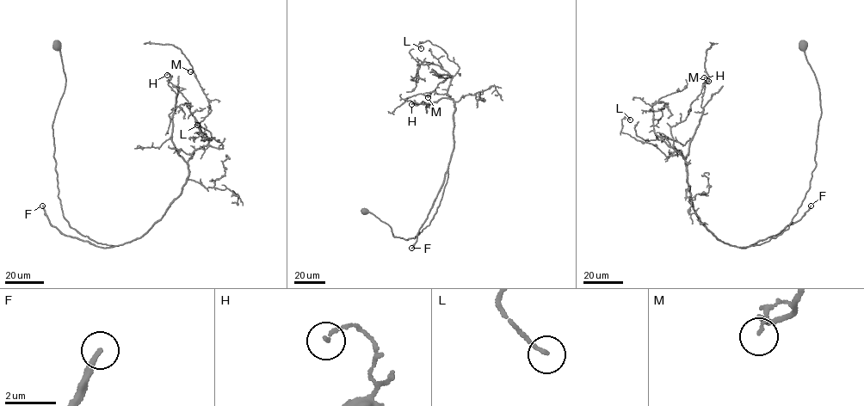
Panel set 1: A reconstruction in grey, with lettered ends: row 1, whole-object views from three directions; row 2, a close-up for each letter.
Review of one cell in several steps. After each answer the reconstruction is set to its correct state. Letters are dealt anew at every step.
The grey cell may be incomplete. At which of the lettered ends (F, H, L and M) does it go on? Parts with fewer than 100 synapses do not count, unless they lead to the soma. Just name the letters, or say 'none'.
F

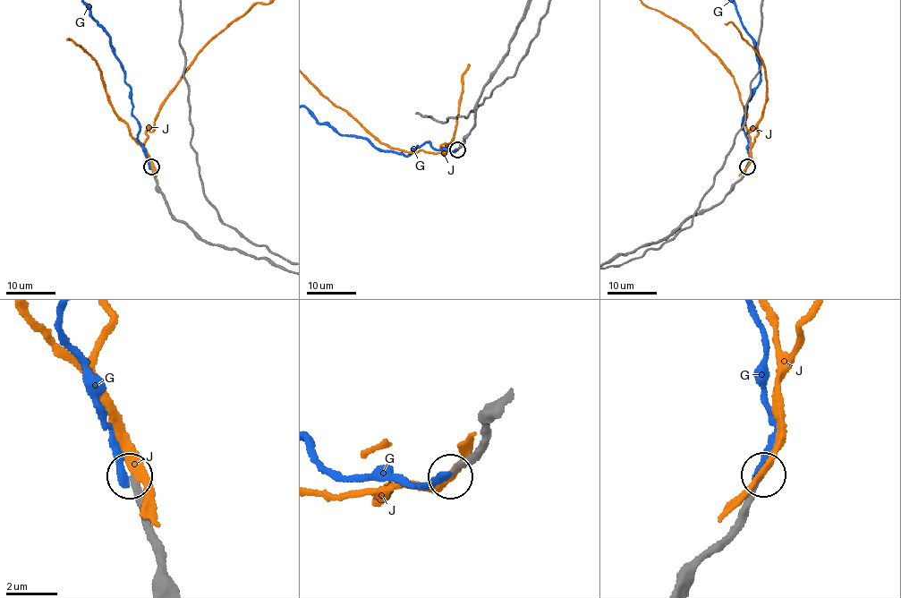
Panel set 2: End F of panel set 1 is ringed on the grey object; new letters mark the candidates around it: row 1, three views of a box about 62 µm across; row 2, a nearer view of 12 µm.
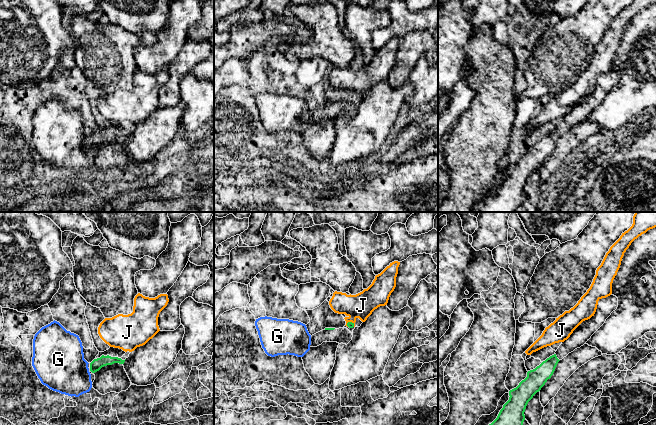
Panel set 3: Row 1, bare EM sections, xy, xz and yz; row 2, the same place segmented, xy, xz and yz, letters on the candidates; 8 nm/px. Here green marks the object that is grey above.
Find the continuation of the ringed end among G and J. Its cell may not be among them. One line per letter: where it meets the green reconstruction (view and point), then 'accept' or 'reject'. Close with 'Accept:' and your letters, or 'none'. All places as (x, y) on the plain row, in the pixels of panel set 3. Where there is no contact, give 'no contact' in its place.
G: no contact | reject
J: xz (351, 98) | reject
Accept: none

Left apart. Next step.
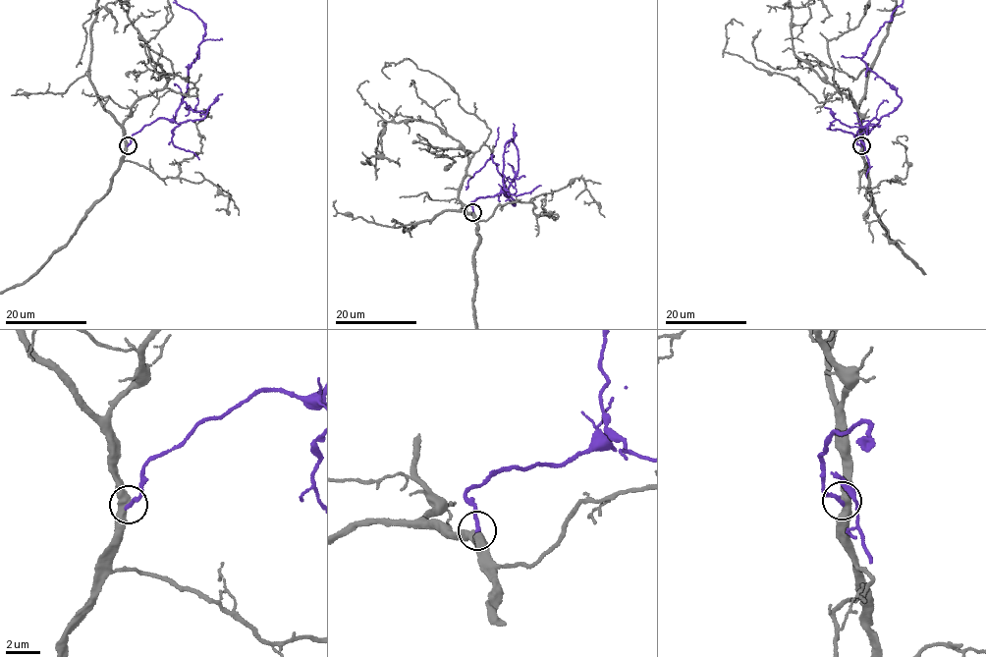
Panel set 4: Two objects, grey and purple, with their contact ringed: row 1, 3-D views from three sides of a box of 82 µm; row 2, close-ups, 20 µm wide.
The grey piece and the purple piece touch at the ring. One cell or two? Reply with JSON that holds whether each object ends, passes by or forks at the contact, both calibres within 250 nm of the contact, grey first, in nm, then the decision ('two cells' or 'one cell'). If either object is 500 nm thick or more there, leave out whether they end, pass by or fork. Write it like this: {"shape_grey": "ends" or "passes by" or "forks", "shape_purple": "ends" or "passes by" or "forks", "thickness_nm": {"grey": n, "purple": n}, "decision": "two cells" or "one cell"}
{"shape_grey": "passes by", "shape_purple": "ends", "thickness_nm": {"grey": 440, "purple": 280}, "decision": "one cell"}

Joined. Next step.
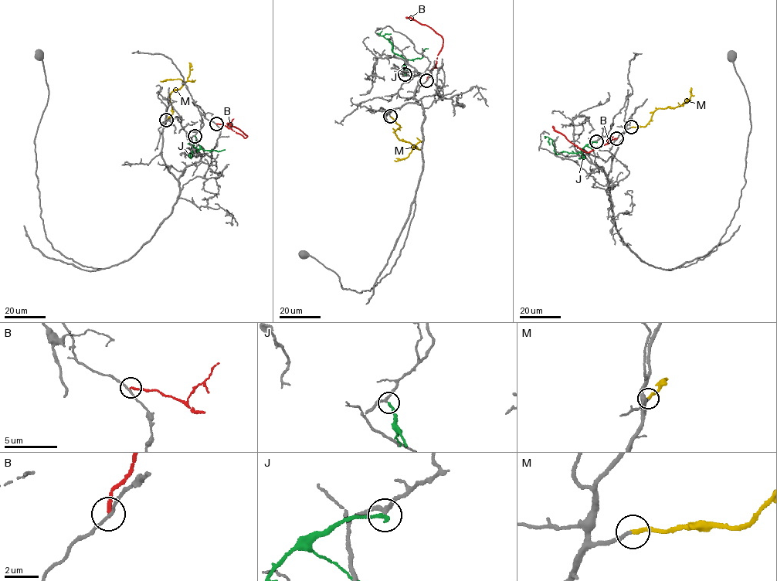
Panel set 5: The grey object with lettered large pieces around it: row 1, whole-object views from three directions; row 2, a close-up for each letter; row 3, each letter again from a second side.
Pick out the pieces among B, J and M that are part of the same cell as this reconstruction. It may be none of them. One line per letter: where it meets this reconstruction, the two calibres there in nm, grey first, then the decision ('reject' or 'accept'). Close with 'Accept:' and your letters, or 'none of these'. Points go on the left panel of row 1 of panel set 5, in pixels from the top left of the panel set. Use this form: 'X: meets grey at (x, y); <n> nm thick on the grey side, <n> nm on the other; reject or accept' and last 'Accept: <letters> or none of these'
B: meets grey at (216, 124); 160 nm thick on the grey side, 190 nm on the other; reject
J: meets grey at (195, 136); 220 nm thick on the grey side, 240 nm on the other; reject
M: meets grey at (166, 120); 190 nm thick on the grey side, 260 nm on the other; accept
Accept: M

